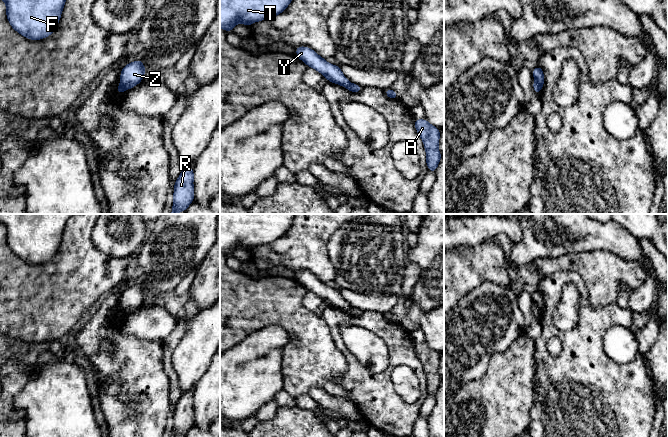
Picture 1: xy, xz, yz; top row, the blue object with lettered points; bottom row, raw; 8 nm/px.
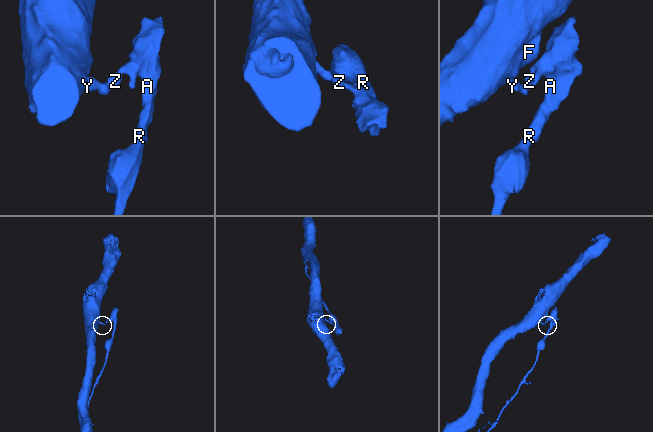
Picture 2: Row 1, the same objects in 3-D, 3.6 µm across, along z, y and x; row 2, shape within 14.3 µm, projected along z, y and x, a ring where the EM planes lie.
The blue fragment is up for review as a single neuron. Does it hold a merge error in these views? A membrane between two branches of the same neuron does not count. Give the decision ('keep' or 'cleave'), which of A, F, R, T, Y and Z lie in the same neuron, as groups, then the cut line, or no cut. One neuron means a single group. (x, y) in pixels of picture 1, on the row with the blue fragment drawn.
cleave | A R Z / F T Y | yz (534, 79), (541, 88)

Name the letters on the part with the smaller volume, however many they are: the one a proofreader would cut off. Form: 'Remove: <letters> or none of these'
Remove: A, R, Z

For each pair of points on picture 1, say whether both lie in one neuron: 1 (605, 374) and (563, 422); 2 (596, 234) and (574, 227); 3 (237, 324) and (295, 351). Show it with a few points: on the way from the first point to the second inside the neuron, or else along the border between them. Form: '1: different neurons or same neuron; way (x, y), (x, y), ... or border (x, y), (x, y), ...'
1: same neuron; way (593, 386), (583, 396), (583, 402), (575, 410)
2: same neuron; way (591, 234), (579, 232)
3: same neuron; way (257, 315), (282, 315), (298, 331)

